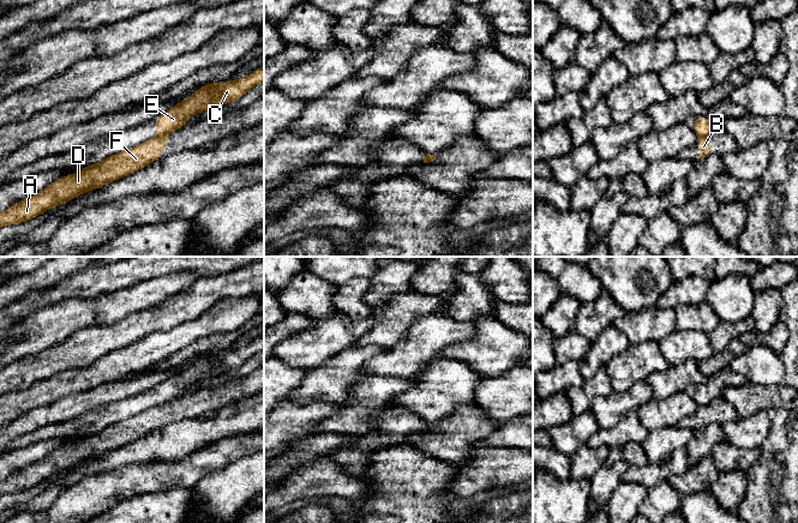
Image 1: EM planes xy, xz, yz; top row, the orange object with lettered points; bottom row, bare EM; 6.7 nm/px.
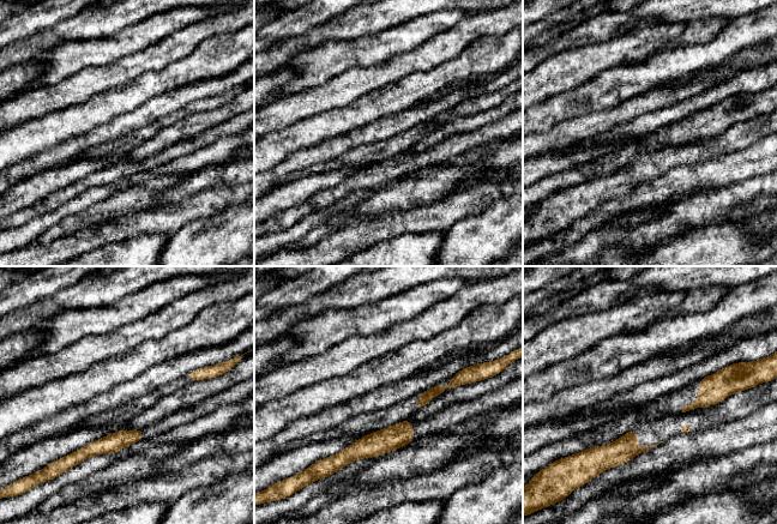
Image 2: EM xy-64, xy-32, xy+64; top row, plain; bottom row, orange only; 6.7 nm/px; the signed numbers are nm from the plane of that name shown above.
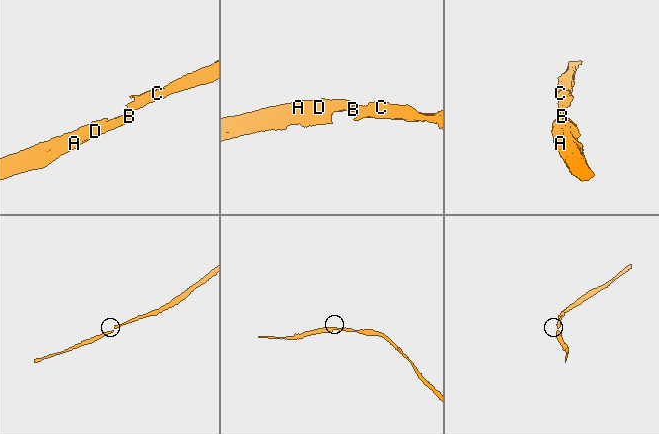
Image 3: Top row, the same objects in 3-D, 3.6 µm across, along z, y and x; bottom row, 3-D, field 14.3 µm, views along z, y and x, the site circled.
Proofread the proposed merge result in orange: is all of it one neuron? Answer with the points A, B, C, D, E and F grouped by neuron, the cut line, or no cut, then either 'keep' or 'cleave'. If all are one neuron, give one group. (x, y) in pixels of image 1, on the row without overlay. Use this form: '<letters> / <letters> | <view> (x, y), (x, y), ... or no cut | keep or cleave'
A B D F / C E | xy (157, 404), (164, 406) | cleave

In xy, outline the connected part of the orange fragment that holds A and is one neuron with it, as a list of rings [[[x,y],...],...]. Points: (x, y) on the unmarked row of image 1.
[[[156,405],[109,425],[102,431],[85,435],[70,445],[62,445],[44,459],[23,468],[6,480],[0,481],[0,495],[28,491],[48,477],[62,474],[86,459],[96,458],[132,443],[155,428],[162,427],[158,421],[167,414],[166,405]]]

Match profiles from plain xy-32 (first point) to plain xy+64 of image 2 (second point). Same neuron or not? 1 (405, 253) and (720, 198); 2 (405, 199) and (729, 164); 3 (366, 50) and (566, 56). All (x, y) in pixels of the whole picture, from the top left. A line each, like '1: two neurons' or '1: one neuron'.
1: two neurons
2: one neuron
3: one neuron

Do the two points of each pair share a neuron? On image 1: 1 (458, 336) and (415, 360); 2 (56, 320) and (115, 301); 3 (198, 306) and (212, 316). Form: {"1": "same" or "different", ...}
{"1": "same", "2": "same", "3": "different"}

